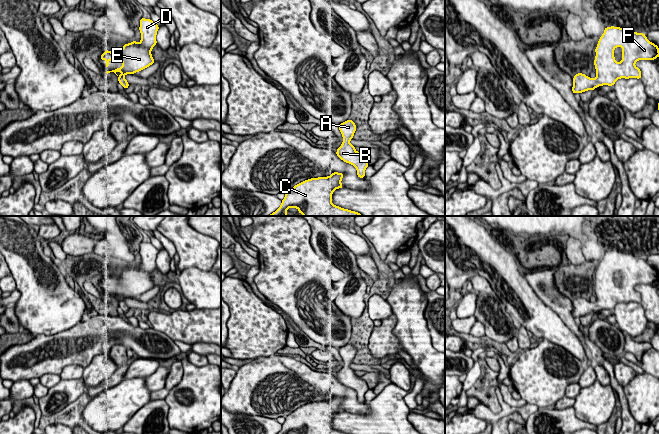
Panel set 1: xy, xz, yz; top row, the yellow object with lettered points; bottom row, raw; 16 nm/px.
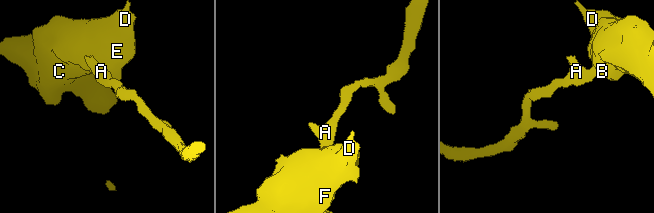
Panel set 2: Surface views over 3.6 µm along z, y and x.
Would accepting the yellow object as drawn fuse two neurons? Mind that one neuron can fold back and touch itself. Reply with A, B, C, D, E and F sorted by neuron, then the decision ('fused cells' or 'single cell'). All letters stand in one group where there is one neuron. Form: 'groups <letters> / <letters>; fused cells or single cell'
groups A B C D E F; single cell

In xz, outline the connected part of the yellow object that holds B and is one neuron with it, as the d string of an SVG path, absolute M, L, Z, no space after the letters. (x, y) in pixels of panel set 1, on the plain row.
M348 343L347 345L338 349L339 354L343 360L343 367L337 373L336 379L346 387L356 391L359 402L365 401L365 393L369 390L367 383L355 374L355 371L349 366L353 363L356 355L356 348Z

